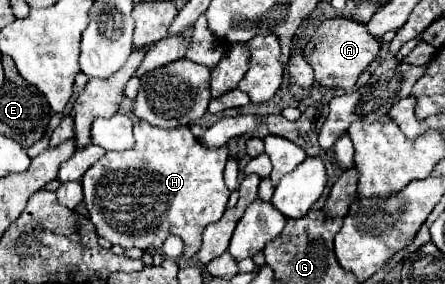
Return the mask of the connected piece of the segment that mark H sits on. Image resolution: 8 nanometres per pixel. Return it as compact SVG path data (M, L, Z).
M137 121L133 125L135 147L127 151L107 151L91 169L81 177L83 185L83 201L87 205L89 217L97 227L97 235L111 241L113 245L121 245L123 249L139 247L143 251L159 249L167 235L179 235L187 247L183 259L193 257L201 247L203 229L221 219L229 189L223 183L223 169L229 157L227 147L219 149L203 149L197 137L189 131L187 125L175 129L161 129L147 121Z

